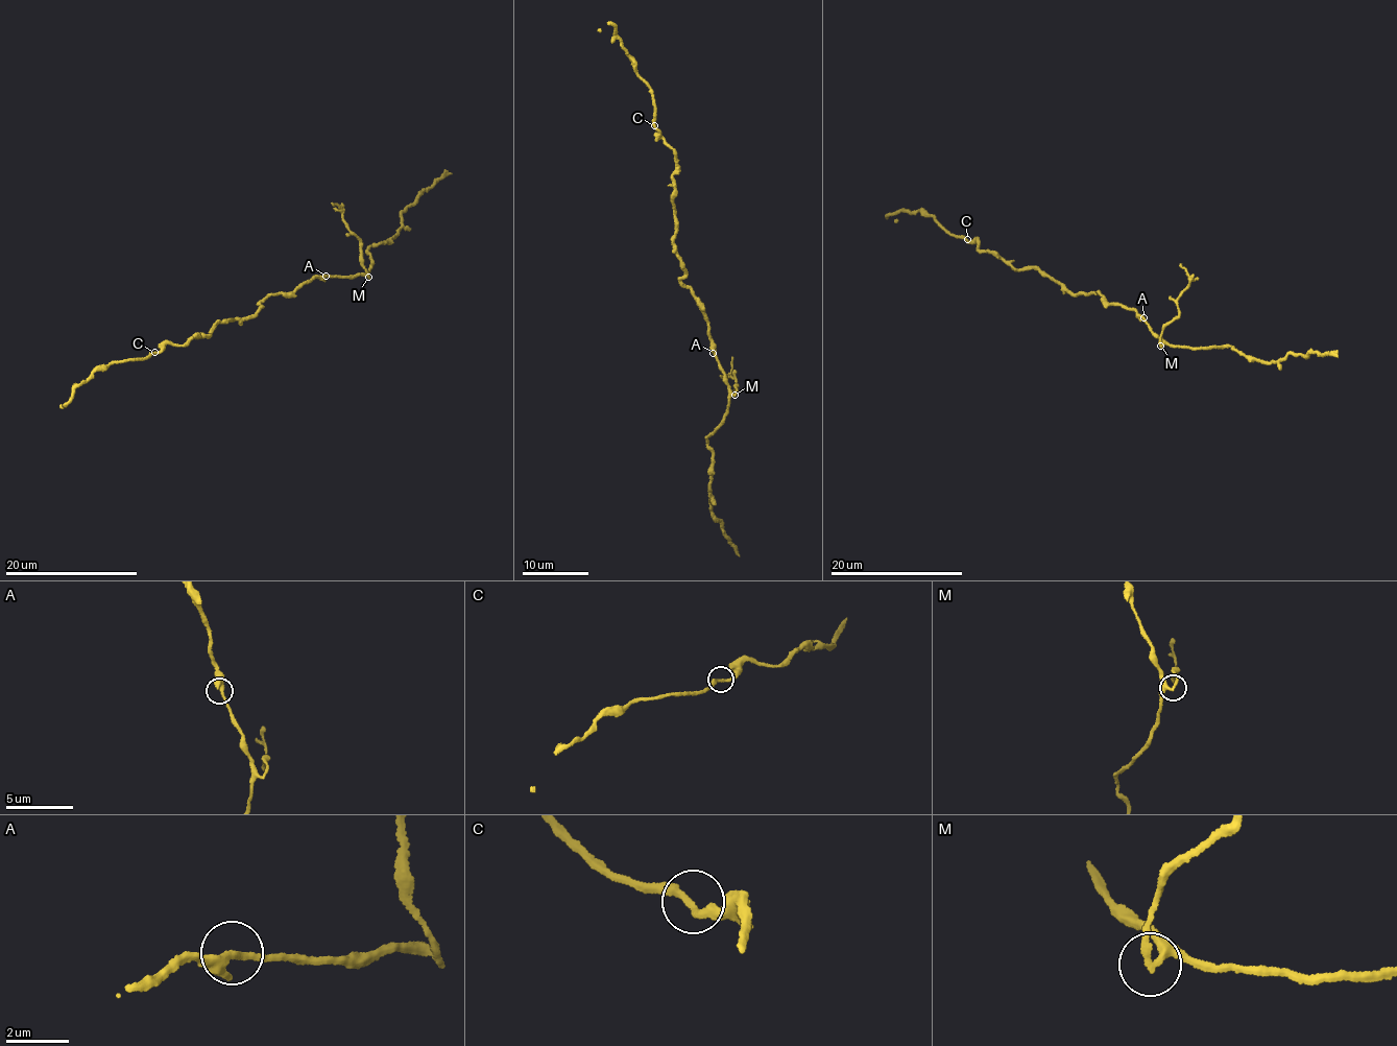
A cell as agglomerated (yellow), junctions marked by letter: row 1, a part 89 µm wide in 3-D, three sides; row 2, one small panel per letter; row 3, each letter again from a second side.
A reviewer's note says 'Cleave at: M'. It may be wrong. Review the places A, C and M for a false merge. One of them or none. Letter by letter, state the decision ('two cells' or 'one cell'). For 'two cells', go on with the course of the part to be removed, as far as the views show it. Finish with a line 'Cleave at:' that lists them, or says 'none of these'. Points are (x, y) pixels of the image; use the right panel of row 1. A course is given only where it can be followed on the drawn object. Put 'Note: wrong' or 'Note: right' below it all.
A: one cell
C: one cell
M: two cells | (1160, 345), (1162, 327), (1178, 314), (1176, 301), (1189, 283), (1180, 263)
Cleave at: M
Note: right

